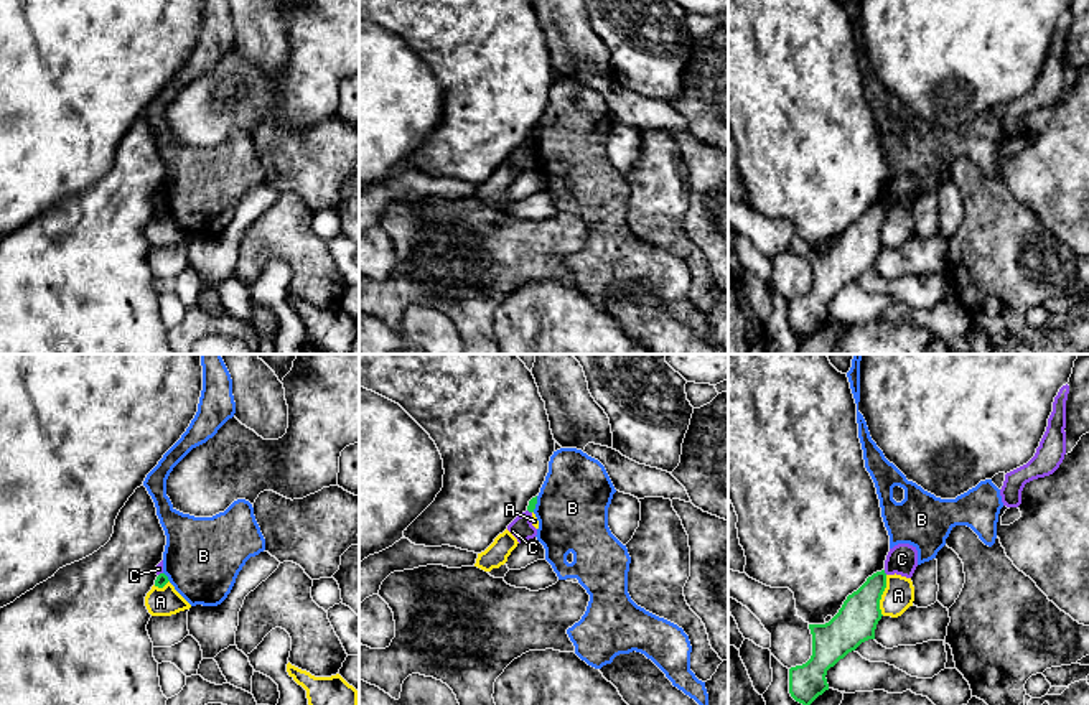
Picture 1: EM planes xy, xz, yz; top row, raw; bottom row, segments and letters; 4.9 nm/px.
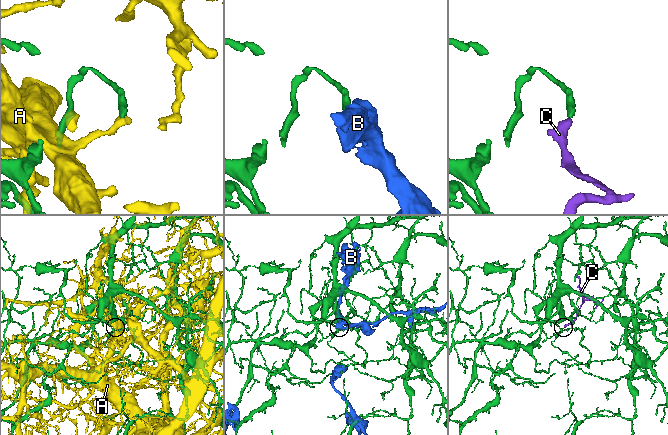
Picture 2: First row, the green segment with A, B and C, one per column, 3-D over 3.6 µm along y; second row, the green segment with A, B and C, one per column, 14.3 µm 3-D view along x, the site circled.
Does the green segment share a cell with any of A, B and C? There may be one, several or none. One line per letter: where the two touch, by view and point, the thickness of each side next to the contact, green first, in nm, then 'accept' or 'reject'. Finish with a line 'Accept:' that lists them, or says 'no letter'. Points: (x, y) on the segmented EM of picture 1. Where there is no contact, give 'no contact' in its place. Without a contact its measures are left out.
A: contact yz (882, 593); calibres 200 and 150 nm; reject
B: contact xz (536, 503); calibres 40 and 360 nm; reject
C: contact yz (883, 572); calibres 190 and 150 nm; reject
Accept: no letter

